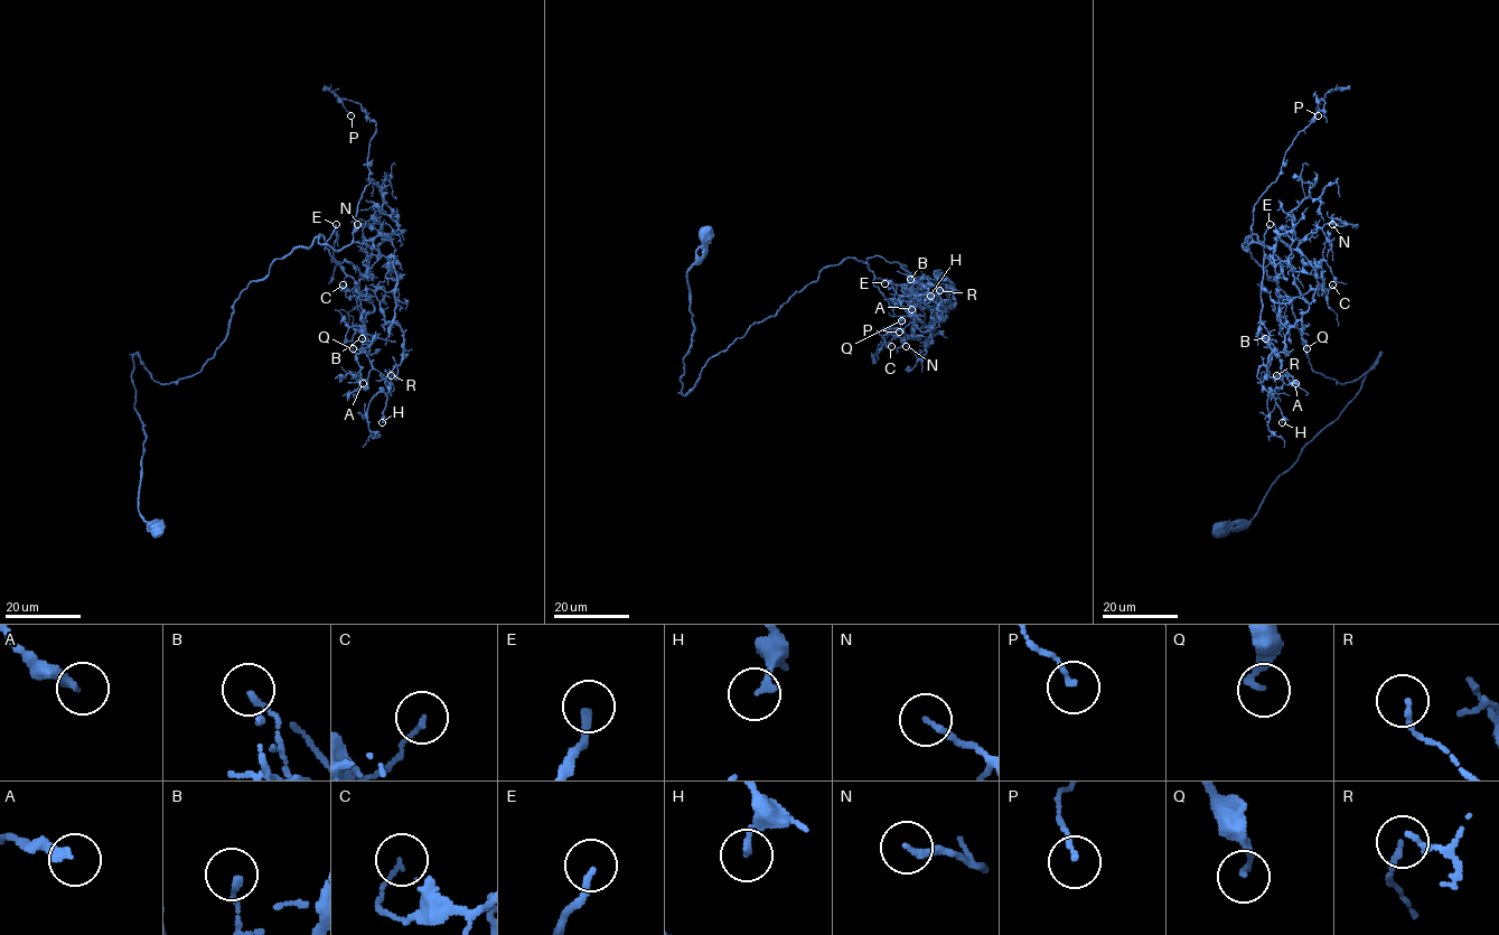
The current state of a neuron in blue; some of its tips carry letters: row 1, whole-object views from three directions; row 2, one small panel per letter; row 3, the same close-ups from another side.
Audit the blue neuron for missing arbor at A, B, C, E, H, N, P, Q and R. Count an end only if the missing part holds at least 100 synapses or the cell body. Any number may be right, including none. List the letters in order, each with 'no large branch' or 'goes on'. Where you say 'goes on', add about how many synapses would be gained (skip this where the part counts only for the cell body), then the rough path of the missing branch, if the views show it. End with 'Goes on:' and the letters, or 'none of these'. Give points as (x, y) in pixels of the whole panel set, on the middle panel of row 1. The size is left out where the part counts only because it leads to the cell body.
A: no large branch
B: no large branch
C: no large branch
E: goes on; about 250 synapses; missing branch runs (884, 283), (908, 302), (909, 335), (915, 347), (915, 353), (905, 358), (896, 373), (891, 365)
H: no large branch
N: no large branch
P: no large branch
Q: no large branch
R: no large branch
Goes on: E

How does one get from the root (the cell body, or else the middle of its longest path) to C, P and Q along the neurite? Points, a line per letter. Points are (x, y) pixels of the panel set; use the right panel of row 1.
C: (1218, 530), (1249, 524), (1380, 356), (1346, 383), (1315, 372), (1287, 295), (1243, 244), (1282, 240), (1332, 284)
P: (1218, 530), (1249, 524), (1380, 356), (1346, 383), (1315, 372), (1287, 295), (1243, 248), (1321, 99), (1318, 115)
Q: (1218, 530), (1249, 524), (1380, 356), (1346, 383), (1315, 372), (1254, 234), (1292, 267), (1307, 348)

